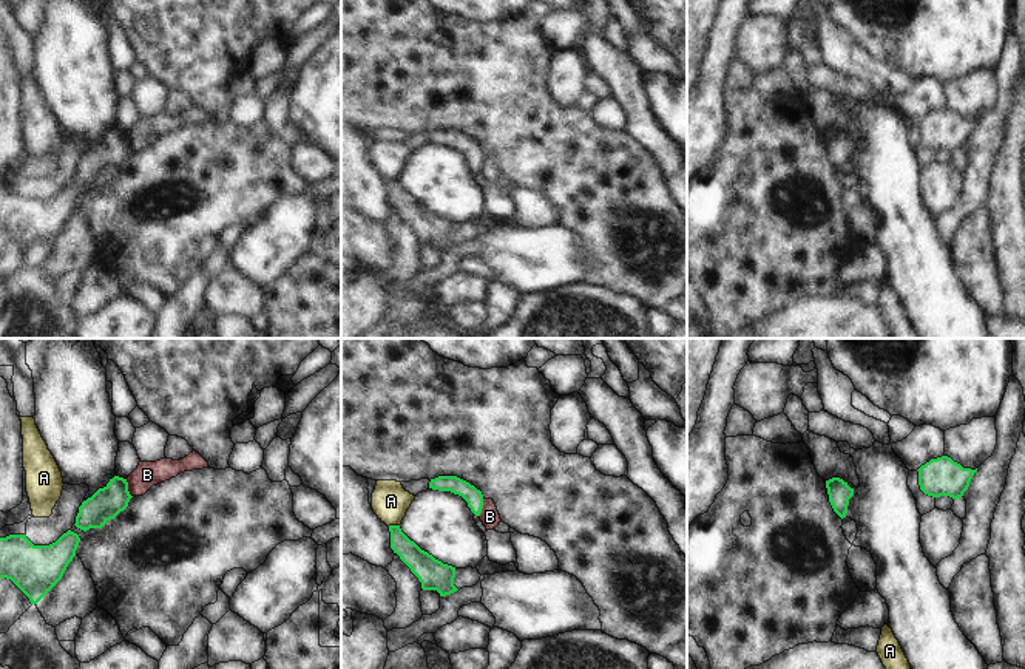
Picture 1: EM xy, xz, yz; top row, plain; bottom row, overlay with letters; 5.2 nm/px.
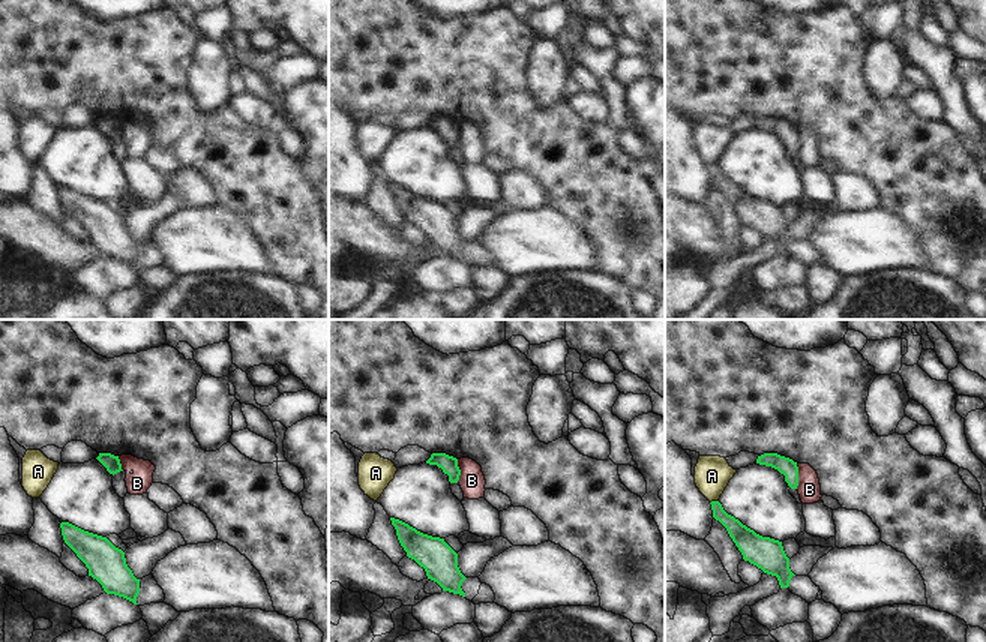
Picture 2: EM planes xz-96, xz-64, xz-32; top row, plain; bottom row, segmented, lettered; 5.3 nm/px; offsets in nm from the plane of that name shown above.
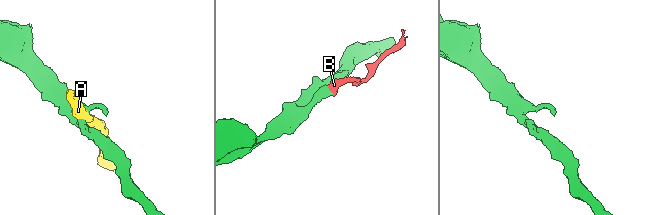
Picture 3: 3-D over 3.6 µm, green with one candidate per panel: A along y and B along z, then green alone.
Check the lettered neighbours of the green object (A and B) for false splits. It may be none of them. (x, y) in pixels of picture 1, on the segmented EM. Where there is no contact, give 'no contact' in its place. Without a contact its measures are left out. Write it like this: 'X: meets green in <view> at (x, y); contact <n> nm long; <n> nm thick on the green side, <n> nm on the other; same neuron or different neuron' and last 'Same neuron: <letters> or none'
A: meets green in xz at (392, 526); contact 60 nm long; 130 nm thick on the green side, 190 nm on the other; different neuron
B: meets green in xz at (482, 507); contact 110 nm long; 90 nm thick on the green side, 100 nm on the other; different neuron
Same neuron: none

